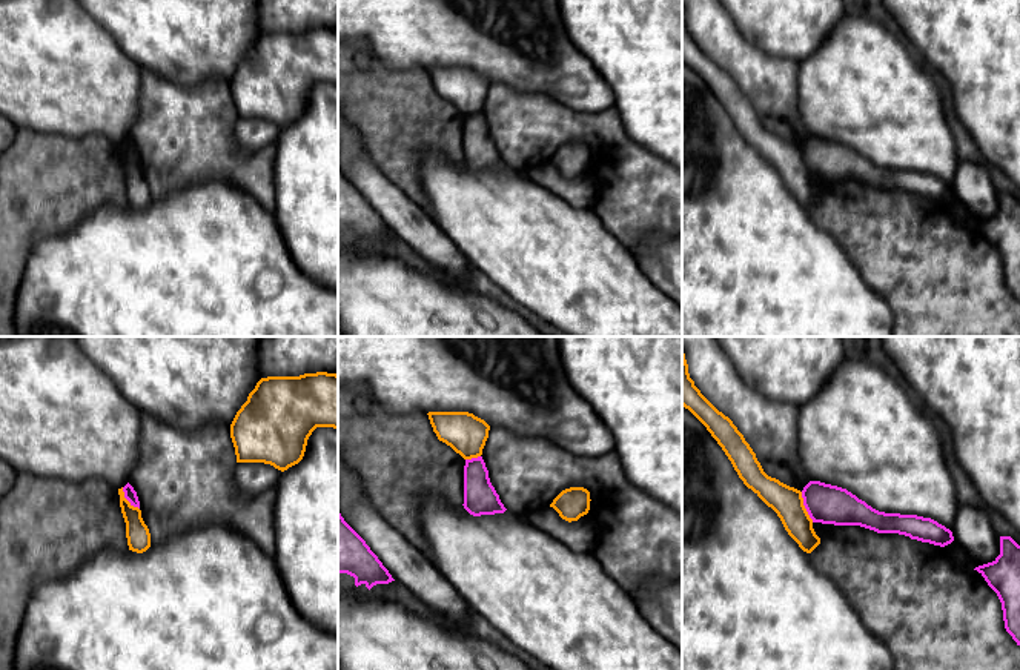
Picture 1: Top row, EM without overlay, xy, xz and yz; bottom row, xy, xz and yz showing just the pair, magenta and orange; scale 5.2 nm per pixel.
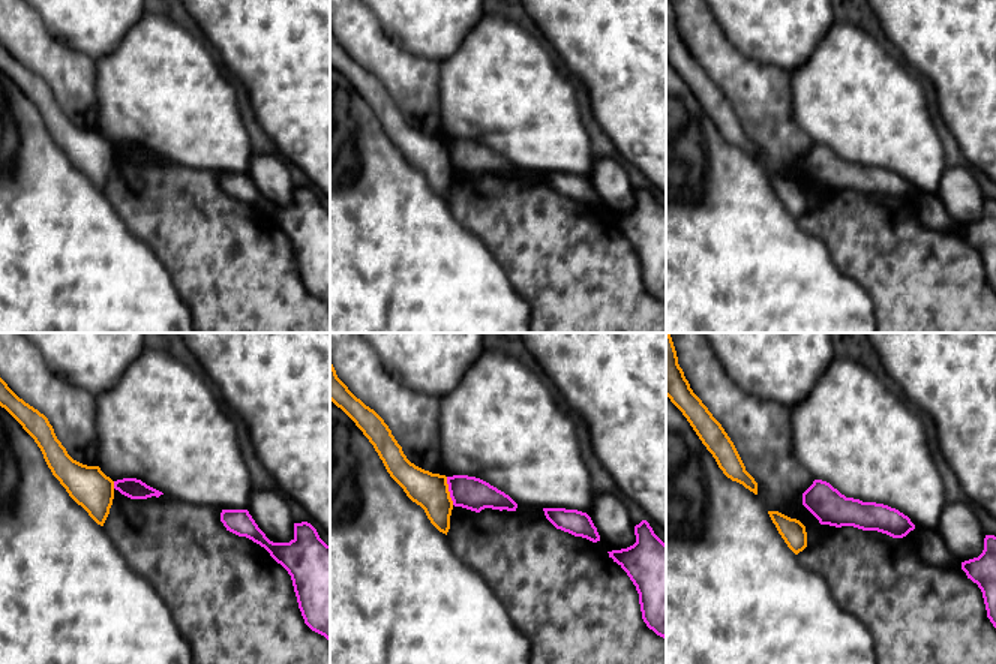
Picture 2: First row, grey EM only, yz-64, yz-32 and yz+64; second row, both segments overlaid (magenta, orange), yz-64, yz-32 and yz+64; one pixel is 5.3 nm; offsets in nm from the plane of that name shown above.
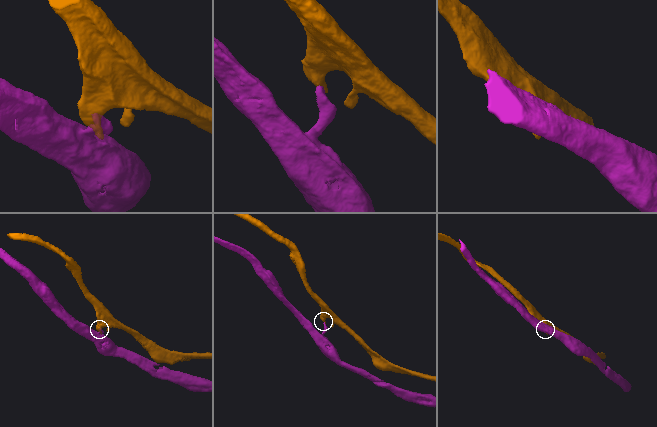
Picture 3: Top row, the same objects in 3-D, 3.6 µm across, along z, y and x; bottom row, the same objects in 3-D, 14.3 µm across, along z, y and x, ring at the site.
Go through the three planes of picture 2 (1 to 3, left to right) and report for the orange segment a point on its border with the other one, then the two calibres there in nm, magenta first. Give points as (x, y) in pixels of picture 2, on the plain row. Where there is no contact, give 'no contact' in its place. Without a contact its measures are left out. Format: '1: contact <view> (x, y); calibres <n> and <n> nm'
1: contact yz-64 (114, 149); calibres 110 and 220 nm
2: contact yz-32 (449, 155); calibres 180 and 190 nm
3: no contact

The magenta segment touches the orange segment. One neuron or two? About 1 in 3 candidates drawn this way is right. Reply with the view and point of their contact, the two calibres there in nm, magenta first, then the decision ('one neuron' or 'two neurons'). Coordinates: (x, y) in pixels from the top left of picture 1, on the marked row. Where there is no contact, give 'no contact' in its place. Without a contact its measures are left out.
yz (805, 507) | 200/160 nm | two neurons

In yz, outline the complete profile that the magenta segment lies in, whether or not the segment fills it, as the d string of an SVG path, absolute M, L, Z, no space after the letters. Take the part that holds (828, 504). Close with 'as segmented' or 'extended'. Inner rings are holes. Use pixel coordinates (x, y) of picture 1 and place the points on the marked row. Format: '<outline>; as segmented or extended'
M810 481L802 490L802 498L813 522L860 526L877 533L899 533L940 547L954 541L952 532L931 518L879 512L837 486Z; as segmented

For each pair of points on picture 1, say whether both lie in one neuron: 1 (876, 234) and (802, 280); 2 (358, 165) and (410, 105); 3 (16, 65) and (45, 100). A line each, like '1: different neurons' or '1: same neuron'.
1: different neurons
2: different neurons
3: same neuron

